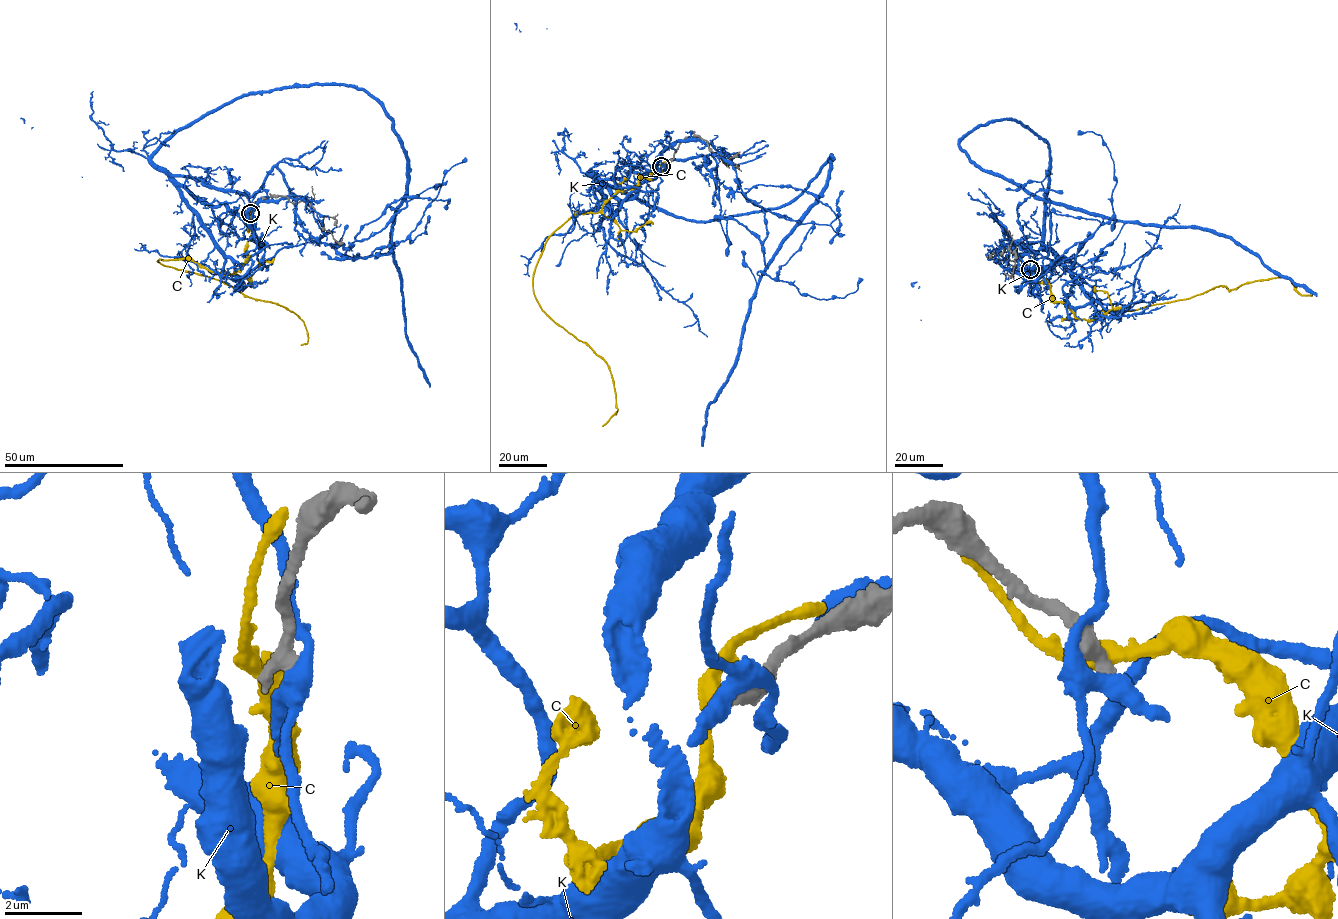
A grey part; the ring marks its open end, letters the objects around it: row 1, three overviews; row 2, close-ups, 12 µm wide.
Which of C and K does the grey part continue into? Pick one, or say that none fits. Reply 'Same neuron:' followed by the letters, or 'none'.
Same neuron: none

